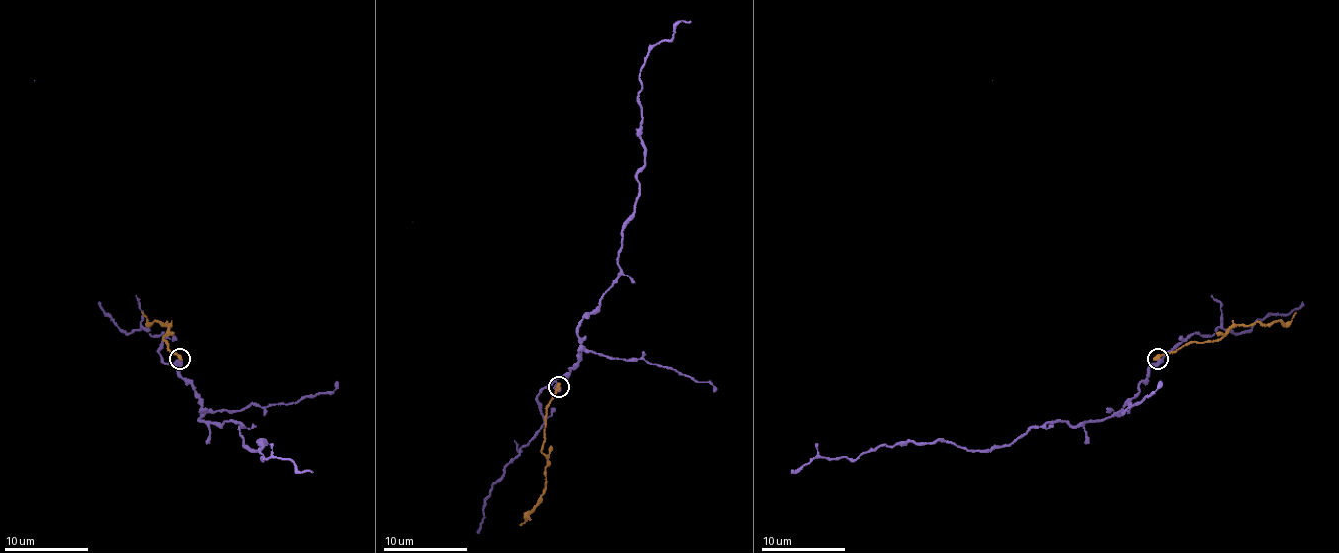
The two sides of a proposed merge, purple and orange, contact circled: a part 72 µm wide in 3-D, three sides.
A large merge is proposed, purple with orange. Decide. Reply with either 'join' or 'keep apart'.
keep apart

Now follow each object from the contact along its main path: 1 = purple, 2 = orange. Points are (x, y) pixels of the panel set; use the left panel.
1: (180, 358), (201, 421), (237, 421), (245, 446), (256, 450), (264, 440), (262, 459), (312, 473)
2: (180, 358), (163, 339), (168, 325), (149, 323), (140, 312)

